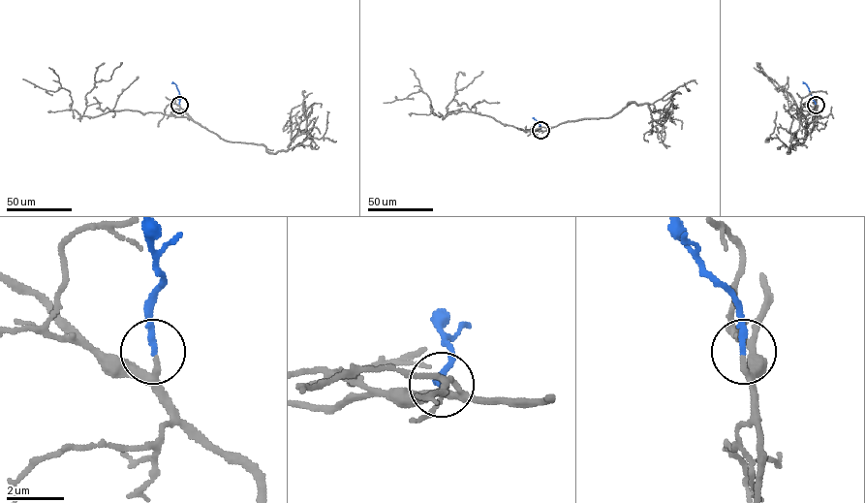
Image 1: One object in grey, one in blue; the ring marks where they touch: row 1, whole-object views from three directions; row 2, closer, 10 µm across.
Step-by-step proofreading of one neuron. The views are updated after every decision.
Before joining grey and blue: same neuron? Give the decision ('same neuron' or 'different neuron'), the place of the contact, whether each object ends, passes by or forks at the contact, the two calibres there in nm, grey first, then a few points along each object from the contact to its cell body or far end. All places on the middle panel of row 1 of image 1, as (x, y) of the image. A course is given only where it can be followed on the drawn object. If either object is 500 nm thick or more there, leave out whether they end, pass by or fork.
same neuron; place (540, 130); grey passes by; blue ends; calibres 160 and 200 nm; course grey (540, 130), (551, 127), (526, 131), (472, 111), (443, 118), (432, 112), (429, 97), (421, 91), (384, 103); course blue (540, 130), (540, 124), (532, 117)

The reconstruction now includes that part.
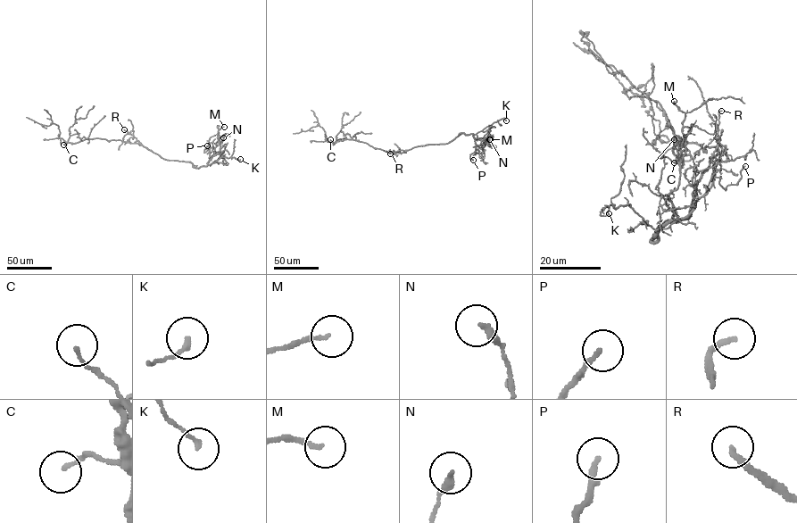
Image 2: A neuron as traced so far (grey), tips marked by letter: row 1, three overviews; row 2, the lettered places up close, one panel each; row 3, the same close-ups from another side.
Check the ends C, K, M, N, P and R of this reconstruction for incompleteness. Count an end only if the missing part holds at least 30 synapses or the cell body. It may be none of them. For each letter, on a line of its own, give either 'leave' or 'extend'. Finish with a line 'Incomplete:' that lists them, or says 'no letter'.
C: leave
K: leave
M: leave
N: leave
P: leave
R: extend
Incomplete: R

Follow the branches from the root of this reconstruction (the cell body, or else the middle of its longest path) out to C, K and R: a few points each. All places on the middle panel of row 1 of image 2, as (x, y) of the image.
C: (402, 150), (390, 153), (352, 139), (338, 140), (334, 144), (330, 139)
K: (402, 150), (447, 144), (460, 133), (476, 134), (502, 118), (506, 120)
R: (402, 150), (390, 153)

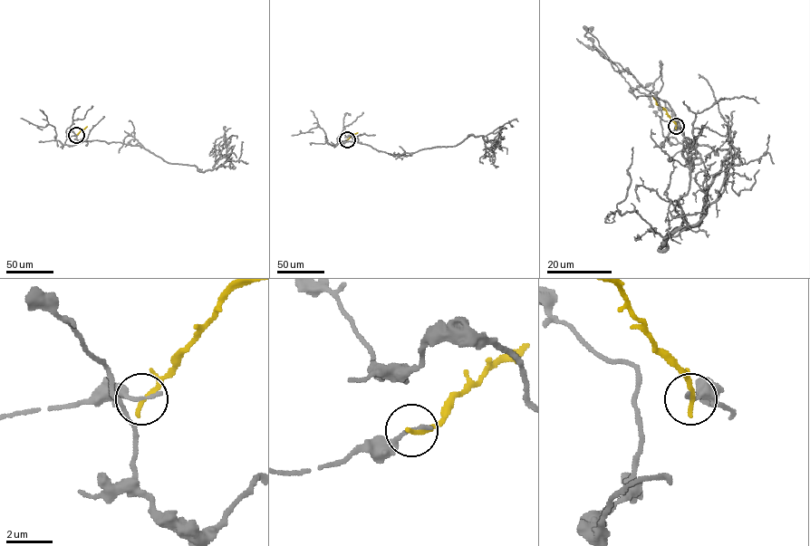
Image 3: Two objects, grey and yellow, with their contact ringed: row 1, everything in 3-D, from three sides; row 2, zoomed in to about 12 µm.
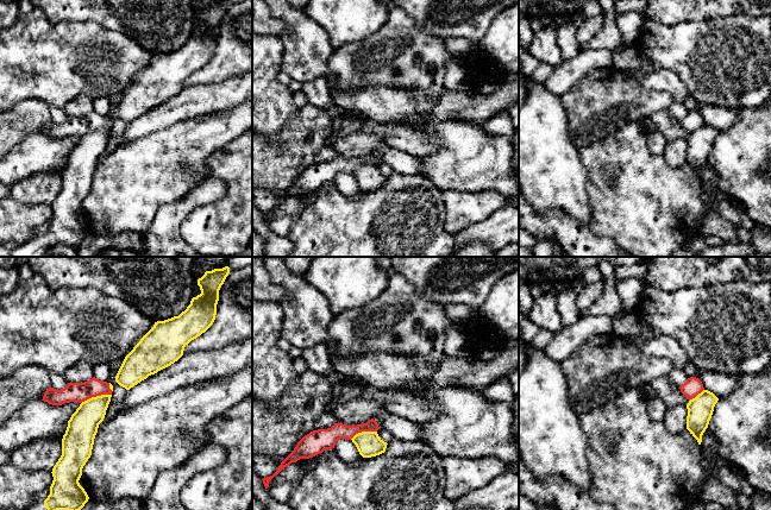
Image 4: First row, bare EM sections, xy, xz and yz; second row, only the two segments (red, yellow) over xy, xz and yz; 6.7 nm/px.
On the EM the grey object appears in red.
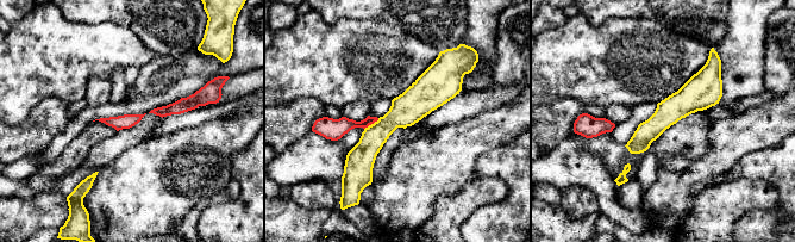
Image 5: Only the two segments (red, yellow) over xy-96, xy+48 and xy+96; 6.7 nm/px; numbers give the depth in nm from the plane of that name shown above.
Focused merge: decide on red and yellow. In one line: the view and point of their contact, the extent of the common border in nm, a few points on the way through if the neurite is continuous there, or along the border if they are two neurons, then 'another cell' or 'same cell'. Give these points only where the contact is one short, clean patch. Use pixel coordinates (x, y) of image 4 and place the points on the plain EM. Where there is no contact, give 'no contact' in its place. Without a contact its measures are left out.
contact xy (95, 130); length 220 nm; border xy (111, 127), (92, 130), (81, 137); another cell

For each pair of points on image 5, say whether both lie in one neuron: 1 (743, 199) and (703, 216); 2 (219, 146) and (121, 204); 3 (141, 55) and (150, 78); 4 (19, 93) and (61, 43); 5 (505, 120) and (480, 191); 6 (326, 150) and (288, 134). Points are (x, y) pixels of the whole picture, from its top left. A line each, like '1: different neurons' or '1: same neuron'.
1: same neuron
2: same neuron
3: different neurons
4: same neuron
5: different neurons
6: different neurons

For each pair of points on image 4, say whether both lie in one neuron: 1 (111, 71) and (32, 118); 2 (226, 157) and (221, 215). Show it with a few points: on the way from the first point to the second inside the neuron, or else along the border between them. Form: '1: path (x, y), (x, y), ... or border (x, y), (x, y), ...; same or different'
1: border (22, 101), (39, 99), (49, 107); different
2: path (233, 171), (233, 201); same

